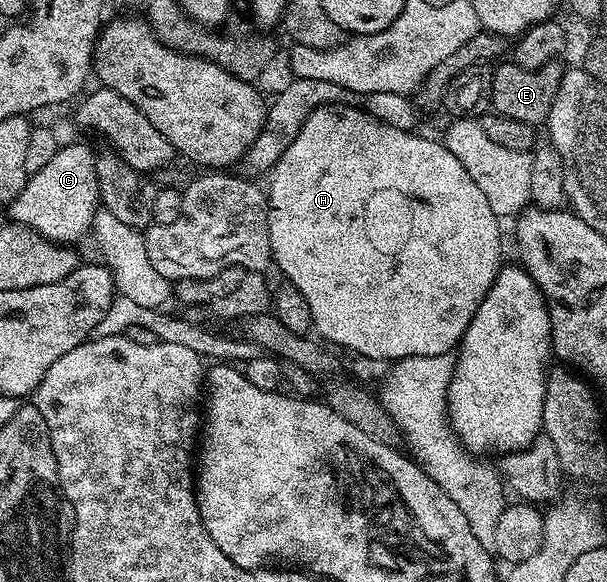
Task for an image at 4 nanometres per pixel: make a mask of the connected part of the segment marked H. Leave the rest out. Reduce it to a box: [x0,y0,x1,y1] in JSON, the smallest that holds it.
[265,104,501,360]

